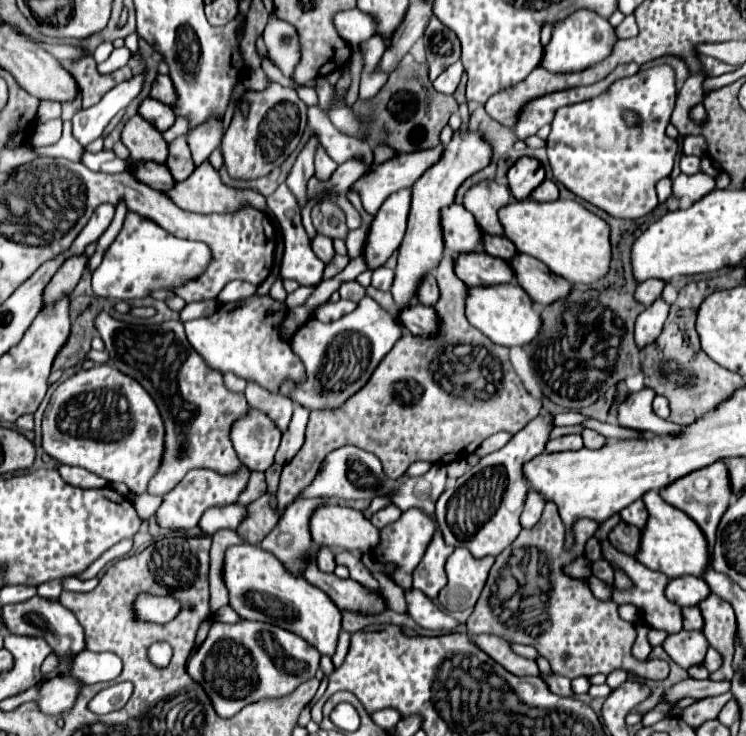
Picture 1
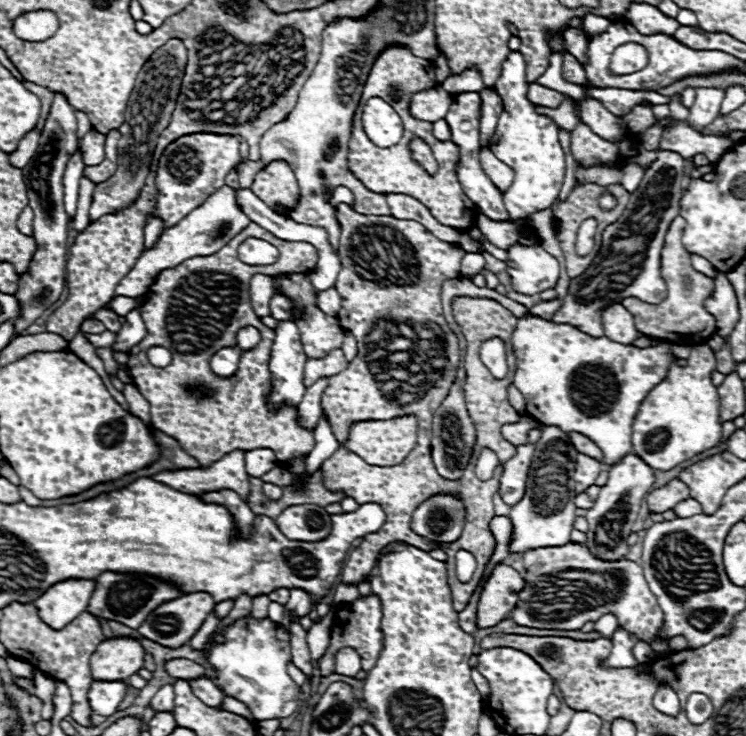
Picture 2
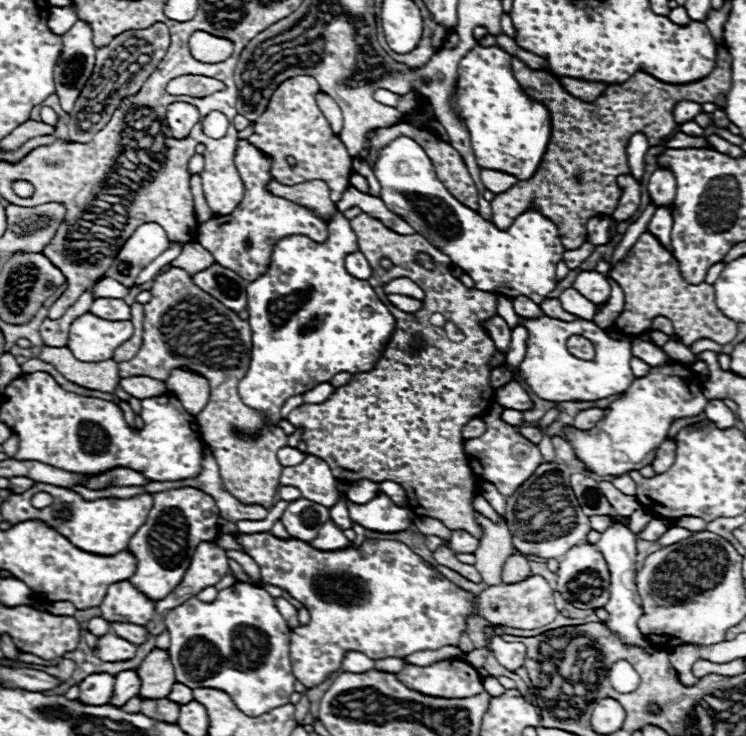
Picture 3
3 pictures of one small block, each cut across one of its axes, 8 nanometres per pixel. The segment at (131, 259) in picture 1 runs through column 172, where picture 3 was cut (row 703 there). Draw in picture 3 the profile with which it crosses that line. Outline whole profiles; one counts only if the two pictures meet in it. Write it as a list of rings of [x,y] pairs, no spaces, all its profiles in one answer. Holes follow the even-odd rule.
[[[236,582],[234,586],[226,588],[226,590],[220,590],[216,600],[214,602],[202,602],[198,598],[190,598],[186,600],[184,604],[180,604],[178,608],[170,610],[166,616],[164,616],[164,624],[170,632],[170,660],[172,660],[172,666],[174,666],[174,674],[176,674],[176,682],[182,682],[190,688],[218,688],[218,690],[224,690],[232,696],[234,704],[246,714],[246,716],[262,716],[266,712],[270,712],[272,708],[278,708],[278,706],[284,706],[290,702],[290,694],[294,692],[294,674],[292,674],[292,666],[290,666],[290,628],[288,624],[284,622],[284,618],[280,616],[280,612],[276,610],[274,606],[274,598],[264,590],[264,588],[256,588],[252,584],[244,584],[244,582]]]

